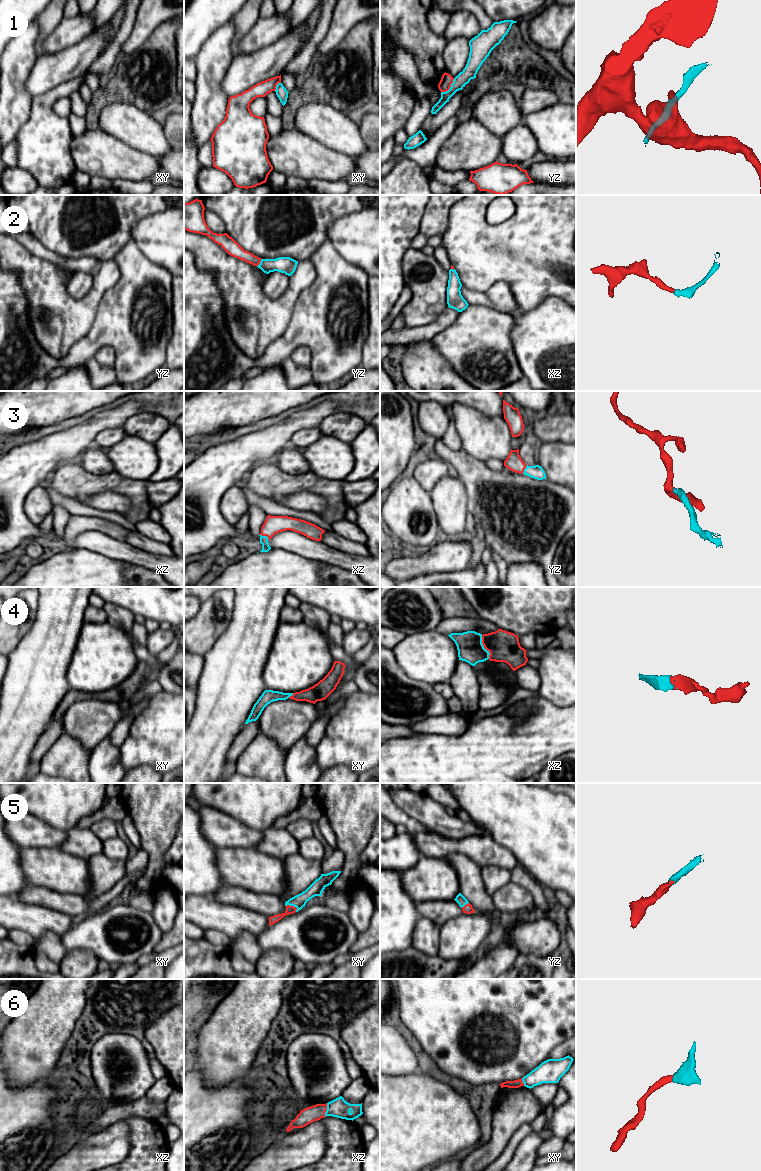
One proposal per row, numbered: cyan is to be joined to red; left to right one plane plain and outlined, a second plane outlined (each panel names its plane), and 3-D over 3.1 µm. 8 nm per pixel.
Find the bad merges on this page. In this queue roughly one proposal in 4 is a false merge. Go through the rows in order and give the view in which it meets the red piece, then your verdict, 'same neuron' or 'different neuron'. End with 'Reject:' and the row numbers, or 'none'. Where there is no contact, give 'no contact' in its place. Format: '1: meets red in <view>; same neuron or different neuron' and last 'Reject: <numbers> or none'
1: meets red in yz; different neuron
2: meets red in yz; same neuron
3: meets red in xz; same neuron
4: meets red in xz; same neuron
5: meets red in xy; same neuron
6: meets red in xz; same neuron
Reject: 1

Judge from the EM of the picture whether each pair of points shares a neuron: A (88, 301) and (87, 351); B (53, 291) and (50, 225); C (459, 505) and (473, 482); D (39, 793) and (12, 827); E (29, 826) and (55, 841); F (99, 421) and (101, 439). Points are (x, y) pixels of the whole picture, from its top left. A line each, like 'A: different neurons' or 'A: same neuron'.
A: different neurons
B: different neurons
C: different neurons
D: different neurons
E: same neuron
F: different neurons

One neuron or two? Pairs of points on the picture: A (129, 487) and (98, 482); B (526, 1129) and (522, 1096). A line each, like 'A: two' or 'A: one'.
A: one
B: two

